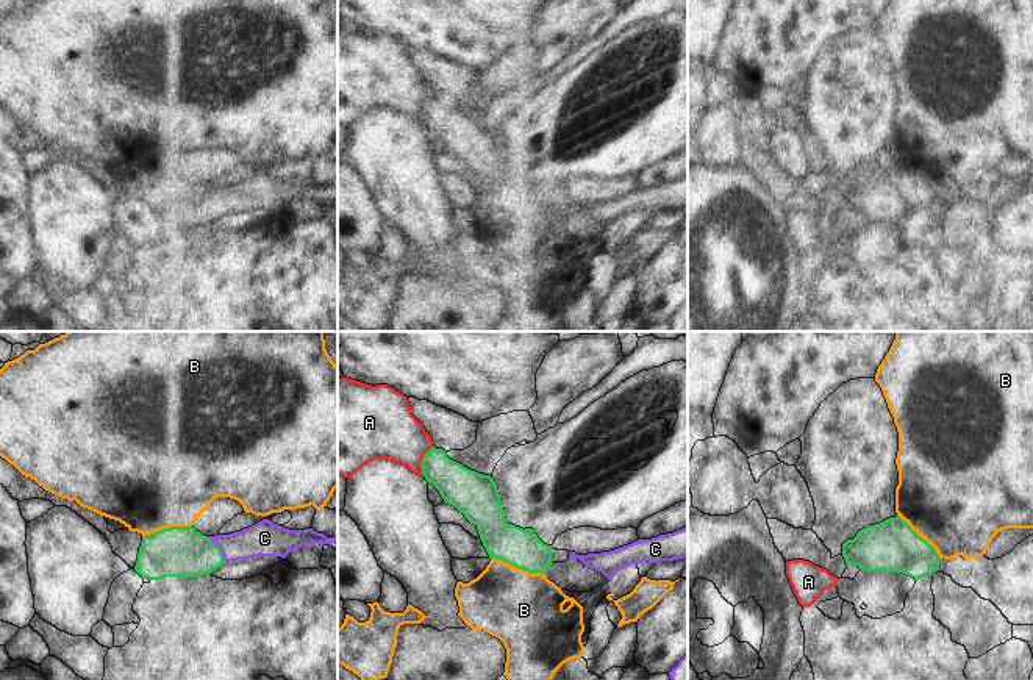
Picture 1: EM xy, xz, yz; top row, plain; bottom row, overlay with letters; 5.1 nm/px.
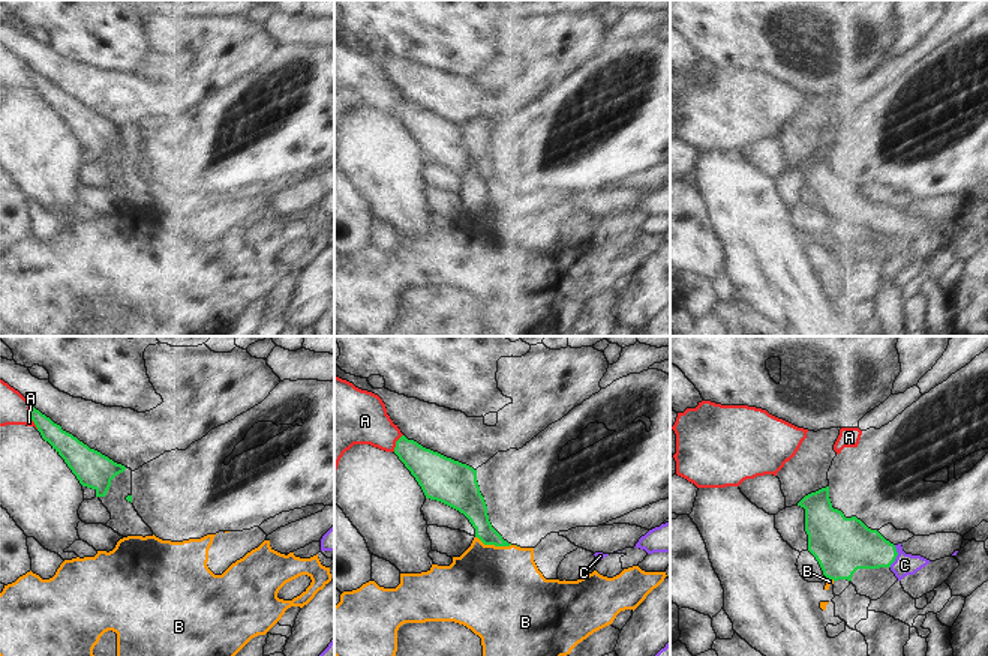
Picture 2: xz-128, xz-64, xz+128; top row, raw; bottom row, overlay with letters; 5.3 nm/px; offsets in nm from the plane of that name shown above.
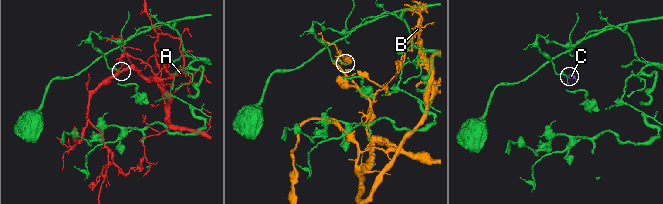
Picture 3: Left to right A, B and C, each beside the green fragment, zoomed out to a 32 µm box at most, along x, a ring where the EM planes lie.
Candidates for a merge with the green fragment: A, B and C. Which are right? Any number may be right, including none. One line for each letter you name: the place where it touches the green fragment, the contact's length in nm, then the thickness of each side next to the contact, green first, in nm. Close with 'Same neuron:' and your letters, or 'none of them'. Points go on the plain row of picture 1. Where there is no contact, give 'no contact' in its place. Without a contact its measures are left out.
C: xy (219, 199) | 170 nm | 260/180 nm
Same neuron: C

